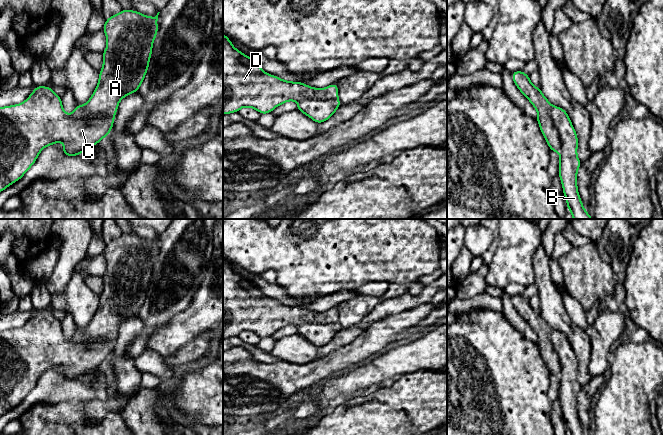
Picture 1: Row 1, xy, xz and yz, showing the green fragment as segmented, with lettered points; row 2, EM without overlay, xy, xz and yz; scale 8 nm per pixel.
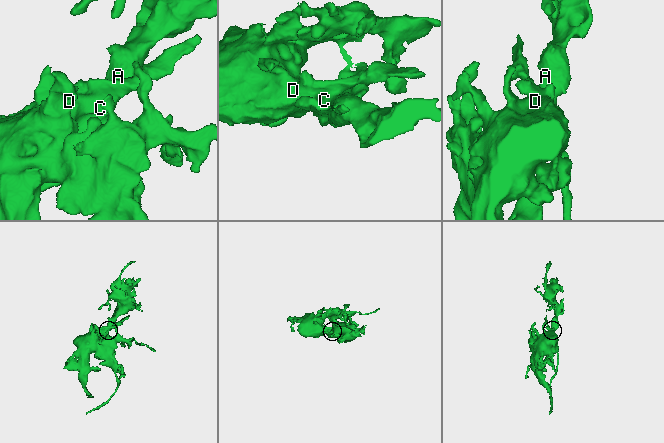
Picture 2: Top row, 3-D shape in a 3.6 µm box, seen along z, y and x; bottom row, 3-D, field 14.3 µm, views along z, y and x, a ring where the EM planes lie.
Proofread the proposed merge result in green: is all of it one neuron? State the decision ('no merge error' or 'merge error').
no merge error

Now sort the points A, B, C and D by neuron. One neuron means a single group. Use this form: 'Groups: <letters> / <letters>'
Groups: A B C D

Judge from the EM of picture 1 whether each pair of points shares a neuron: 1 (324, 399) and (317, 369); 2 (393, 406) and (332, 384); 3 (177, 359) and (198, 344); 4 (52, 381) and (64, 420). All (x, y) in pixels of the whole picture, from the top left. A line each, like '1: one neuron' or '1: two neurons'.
1: two neurons
2: two neurons
3: one neuron
4: two neurons

